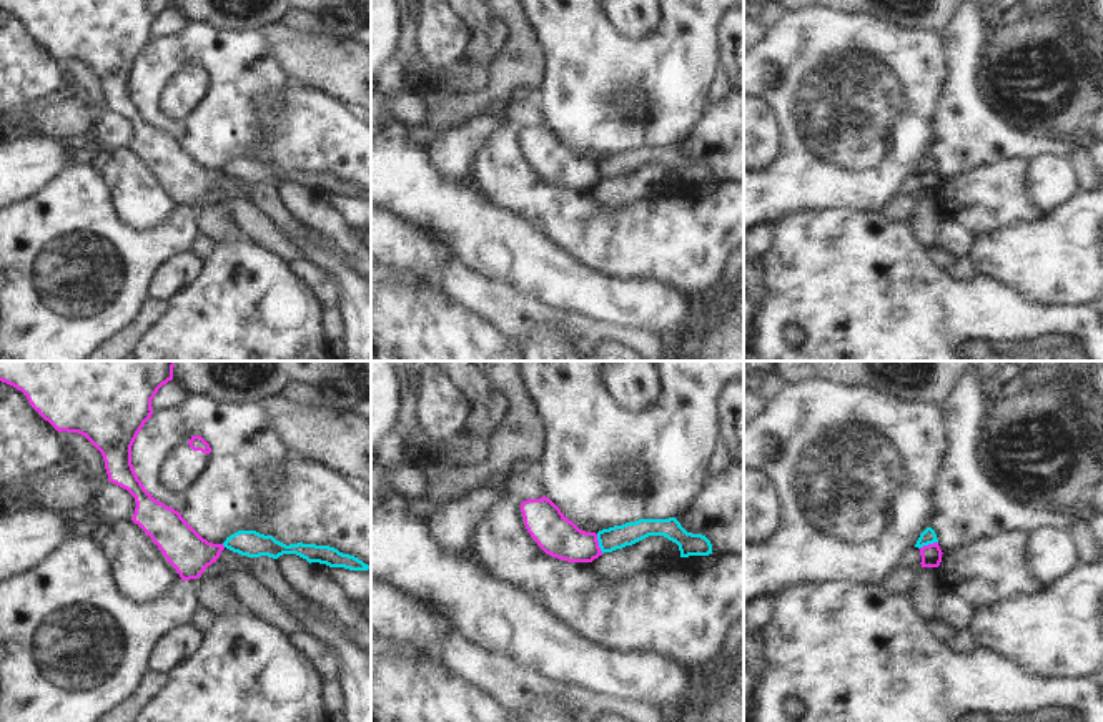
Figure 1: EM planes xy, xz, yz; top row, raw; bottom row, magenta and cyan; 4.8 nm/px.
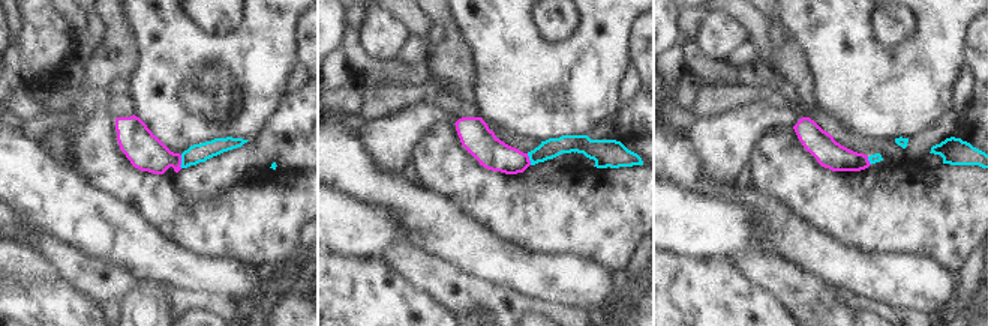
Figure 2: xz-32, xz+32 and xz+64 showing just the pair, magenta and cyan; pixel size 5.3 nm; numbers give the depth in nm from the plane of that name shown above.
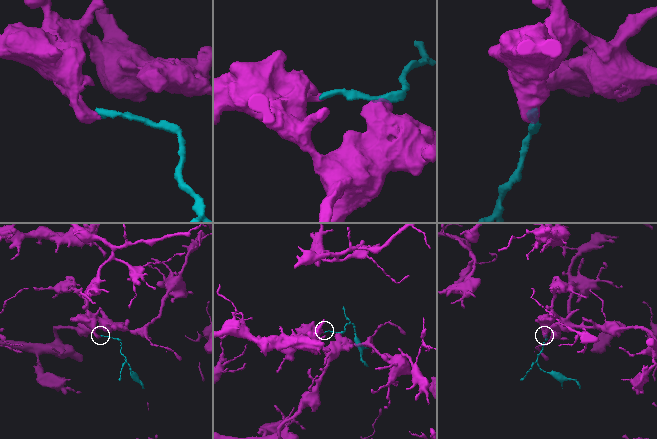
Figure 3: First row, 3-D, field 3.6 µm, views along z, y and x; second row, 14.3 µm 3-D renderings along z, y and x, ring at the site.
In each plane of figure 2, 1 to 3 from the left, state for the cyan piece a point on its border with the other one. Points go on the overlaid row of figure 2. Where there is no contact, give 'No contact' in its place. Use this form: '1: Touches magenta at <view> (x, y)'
1: Touches magenta at xz-32 (180, 161)
2: Touches magenta at xz+32 (528, 159)
3: Touches magenta at xz+64 (868, 161)

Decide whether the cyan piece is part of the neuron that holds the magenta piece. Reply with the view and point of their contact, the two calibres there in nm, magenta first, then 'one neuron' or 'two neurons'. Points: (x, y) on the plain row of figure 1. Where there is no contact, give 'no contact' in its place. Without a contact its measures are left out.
xz (598, 172) | 200/110 nm | two neurons

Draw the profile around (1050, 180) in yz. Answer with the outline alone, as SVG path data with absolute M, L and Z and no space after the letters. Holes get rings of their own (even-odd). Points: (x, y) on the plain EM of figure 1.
M1041 155L1025 166L1025 190L1038 211L1053 210L1080 193L1070 160Z

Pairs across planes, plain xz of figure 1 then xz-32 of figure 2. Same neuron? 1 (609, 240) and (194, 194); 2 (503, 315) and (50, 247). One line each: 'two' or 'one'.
1: two
2: one

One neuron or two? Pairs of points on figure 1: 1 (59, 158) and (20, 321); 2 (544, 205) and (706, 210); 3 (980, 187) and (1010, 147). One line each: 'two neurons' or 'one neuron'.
1: two neurons
2: one neuron
3: two neurons

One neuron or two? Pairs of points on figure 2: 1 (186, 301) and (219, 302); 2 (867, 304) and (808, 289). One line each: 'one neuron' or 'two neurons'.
1: one neuron
2: one neuron

